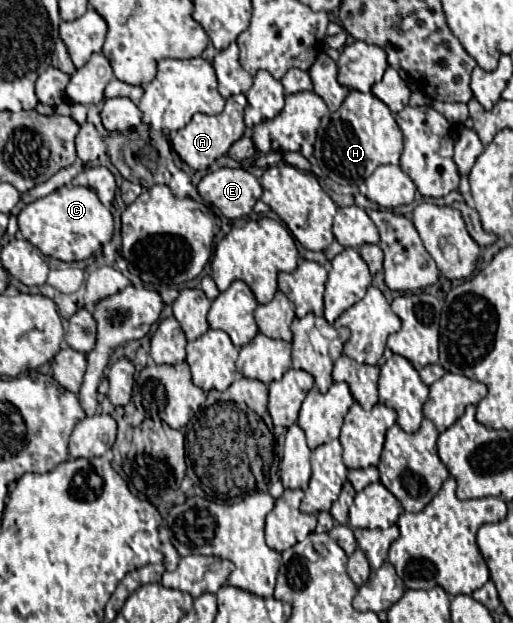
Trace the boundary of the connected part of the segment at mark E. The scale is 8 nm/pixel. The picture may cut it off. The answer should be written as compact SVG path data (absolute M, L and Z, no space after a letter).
M230 167L206 173L198 183L198 191L206 203L218 207L228 219L250 215L254 203L262 197L262 187L252 173Z

